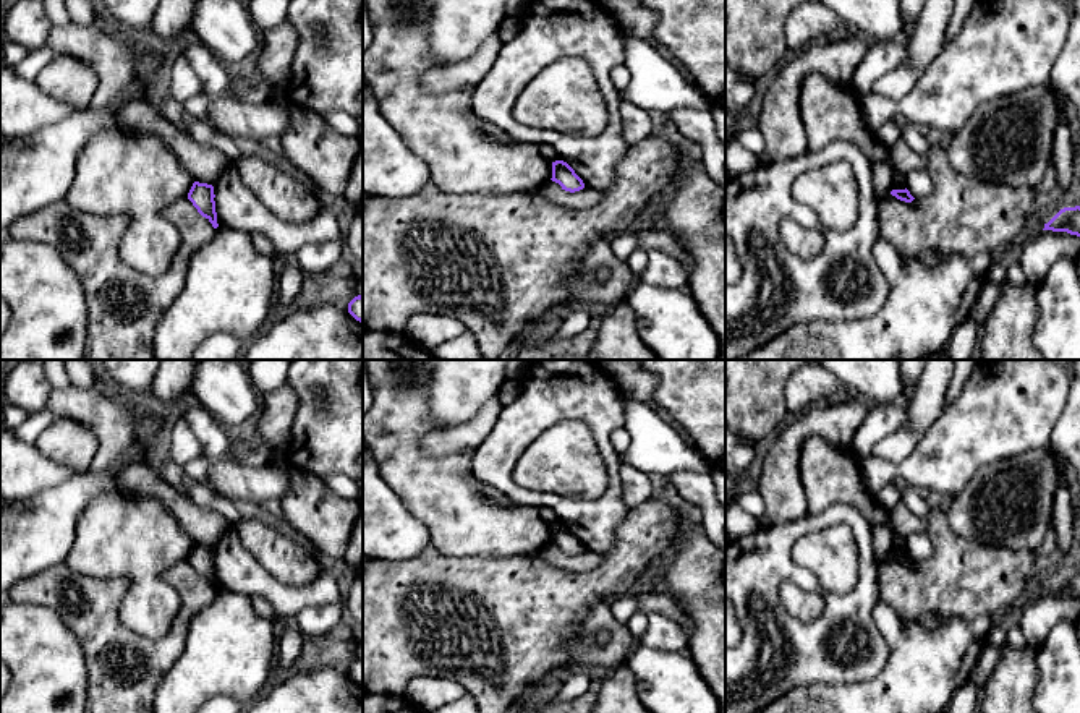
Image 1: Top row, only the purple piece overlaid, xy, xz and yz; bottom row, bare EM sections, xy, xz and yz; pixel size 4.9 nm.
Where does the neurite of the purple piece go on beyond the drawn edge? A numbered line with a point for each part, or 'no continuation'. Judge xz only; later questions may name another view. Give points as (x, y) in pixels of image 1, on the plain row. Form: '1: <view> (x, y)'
no continuation

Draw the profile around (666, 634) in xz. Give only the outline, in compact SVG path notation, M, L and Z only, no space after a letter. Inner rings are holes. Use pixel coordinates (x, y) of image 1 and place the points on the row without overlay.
M662 613L648 614L648 630L641 643L662 651L685 650L690 637L683 627Z

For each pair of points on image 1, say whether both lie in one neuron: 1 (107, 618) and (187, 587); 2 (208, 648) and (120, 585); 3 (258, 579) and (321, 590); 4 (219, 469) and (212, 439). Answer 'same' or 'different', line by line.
1: same
2: same
3: same
4: same

